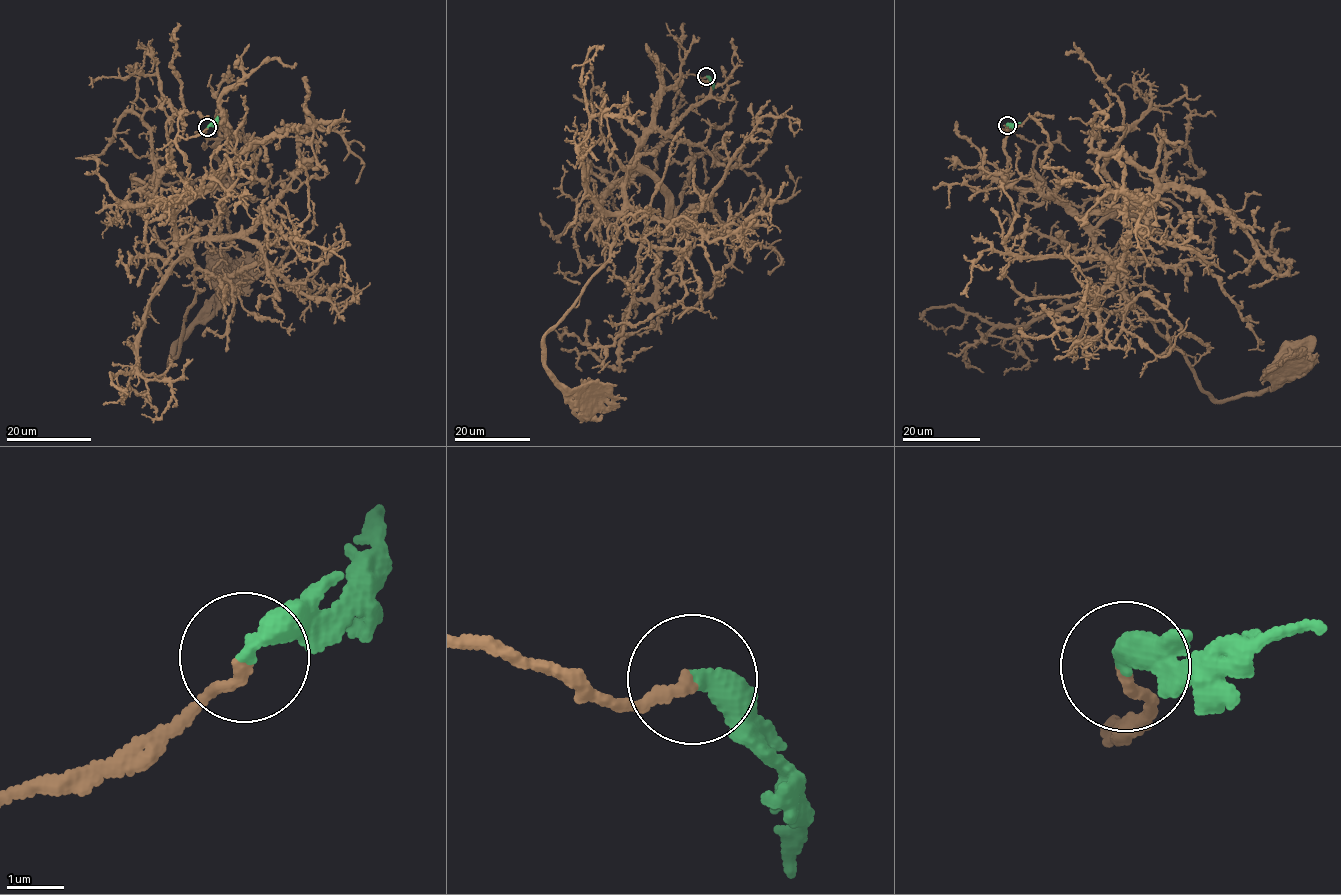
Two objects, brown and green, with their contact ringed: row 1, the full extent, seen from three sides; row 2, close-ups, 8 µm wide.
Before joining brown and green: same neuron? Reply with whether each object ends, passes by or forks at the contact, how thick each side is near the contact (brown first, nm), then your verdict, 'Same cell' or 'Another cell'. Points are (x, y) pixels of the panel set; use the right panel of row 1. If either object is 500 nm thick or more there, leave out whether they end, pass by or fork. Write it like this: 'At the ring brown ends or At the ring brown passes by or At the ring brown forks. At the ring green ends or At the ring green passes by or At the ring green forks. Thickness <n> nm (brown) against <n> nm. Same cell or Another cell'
At the ring brown ends. At the ring green ends. Thickness 190 nm (brown) against 400 nm. Same cell

